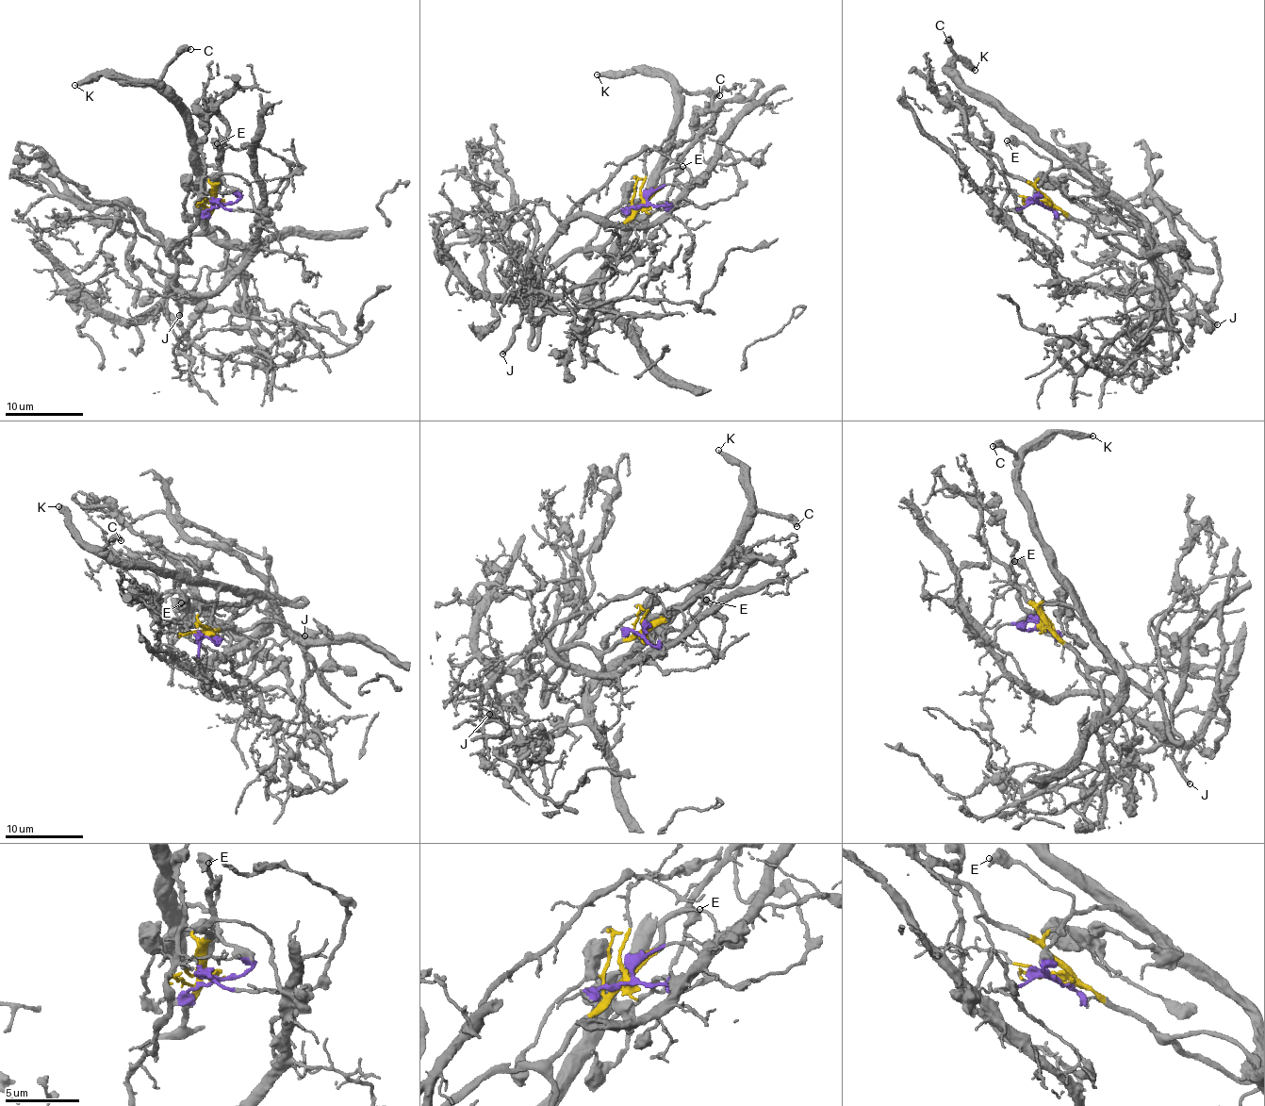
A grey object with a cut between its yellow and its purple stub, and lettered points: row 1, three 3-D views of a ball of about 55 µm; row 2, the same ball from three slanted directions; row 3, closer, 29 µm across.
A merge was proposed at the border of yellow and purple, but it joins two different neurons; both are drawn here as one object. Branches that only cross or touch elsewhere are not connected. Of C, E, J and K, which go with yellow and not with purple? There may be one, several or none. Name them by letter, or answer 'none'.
J

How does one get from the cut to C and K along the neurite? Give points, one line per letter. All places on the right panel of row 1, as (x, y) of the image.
C: (1040, 203), (1043, 177), (1053, 170), (1073, 164), (982, 102), (957, 74), (947, 41)
K: (1040, 203), (1043, 177), (1053, 170), (1073, 164), (959, 86), (948, 66), (958, 59), (975, 70)

